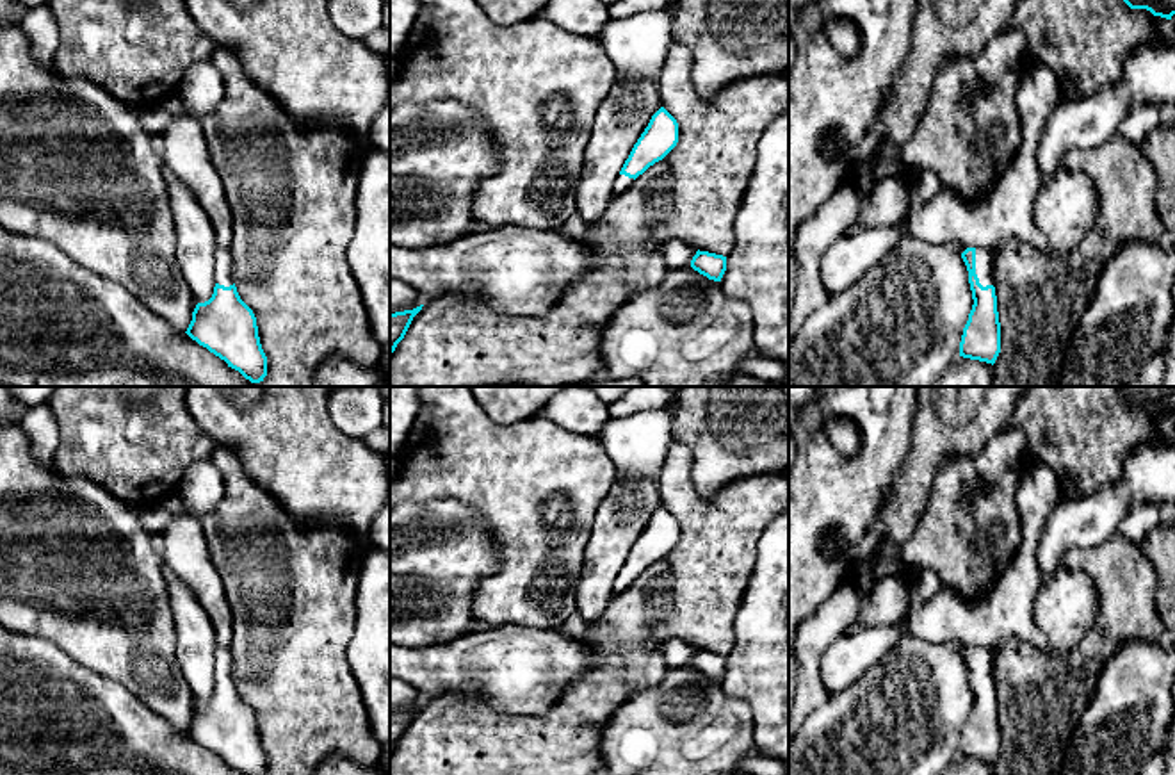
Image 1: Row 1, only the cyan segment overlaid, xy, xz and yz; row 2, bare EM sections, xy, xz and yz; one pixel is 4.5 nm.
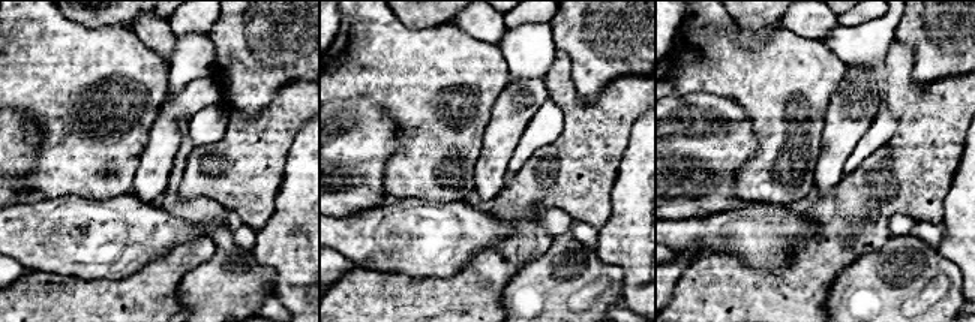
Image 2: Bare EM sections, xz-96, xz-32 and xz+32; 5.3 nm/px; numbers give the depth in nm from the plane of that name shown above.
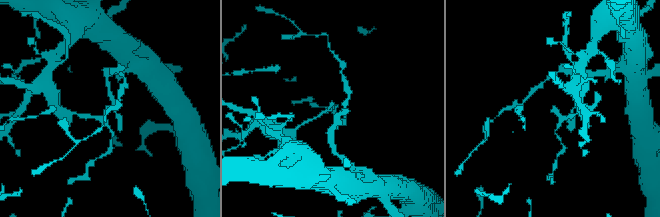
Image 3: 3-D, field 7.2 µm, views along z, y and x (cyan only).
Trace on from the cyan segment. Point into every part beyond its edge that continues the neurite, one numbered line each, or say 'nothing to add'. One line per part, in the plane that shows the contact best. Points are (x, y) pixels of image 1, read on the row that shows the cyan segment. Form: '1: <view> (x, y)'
1: yz (983, 255)

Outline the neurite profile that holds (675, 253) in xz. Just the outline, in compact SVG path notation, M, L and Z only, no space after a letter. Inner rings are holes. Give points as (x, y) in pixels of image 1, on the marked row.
M671 239L662 244L662 258L668 269L677 267L689 267L693 257L696 255L696 248L689 246L687 242L682 242L678 239Z

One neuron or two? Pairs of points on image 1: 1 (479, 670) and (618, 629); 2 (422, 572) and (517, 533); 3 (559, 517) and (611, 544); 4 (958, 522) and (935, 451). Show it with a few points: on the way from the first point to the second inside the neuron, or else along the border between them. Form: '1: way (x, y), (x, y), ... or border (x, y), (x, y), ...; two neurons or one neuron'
1: border (579, 638), (597, 654), (597, 663), (570, 681); two neurons
2: border (472, 508), (501, 556), (481, 581); two neurons
3: border (606, 492), (593, 517), (581, 572); two neurons
4: border (980, 451), (944, 462), (926, 506); two neurons

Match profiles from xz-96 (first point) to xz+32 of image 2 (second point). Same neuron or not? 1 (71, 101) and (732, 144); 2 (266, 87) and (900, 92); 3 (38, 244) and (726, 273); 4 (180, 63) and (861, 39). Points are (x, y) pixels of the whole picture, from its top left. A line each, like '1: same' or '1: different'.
1: different
2: different
3: different
4: same

